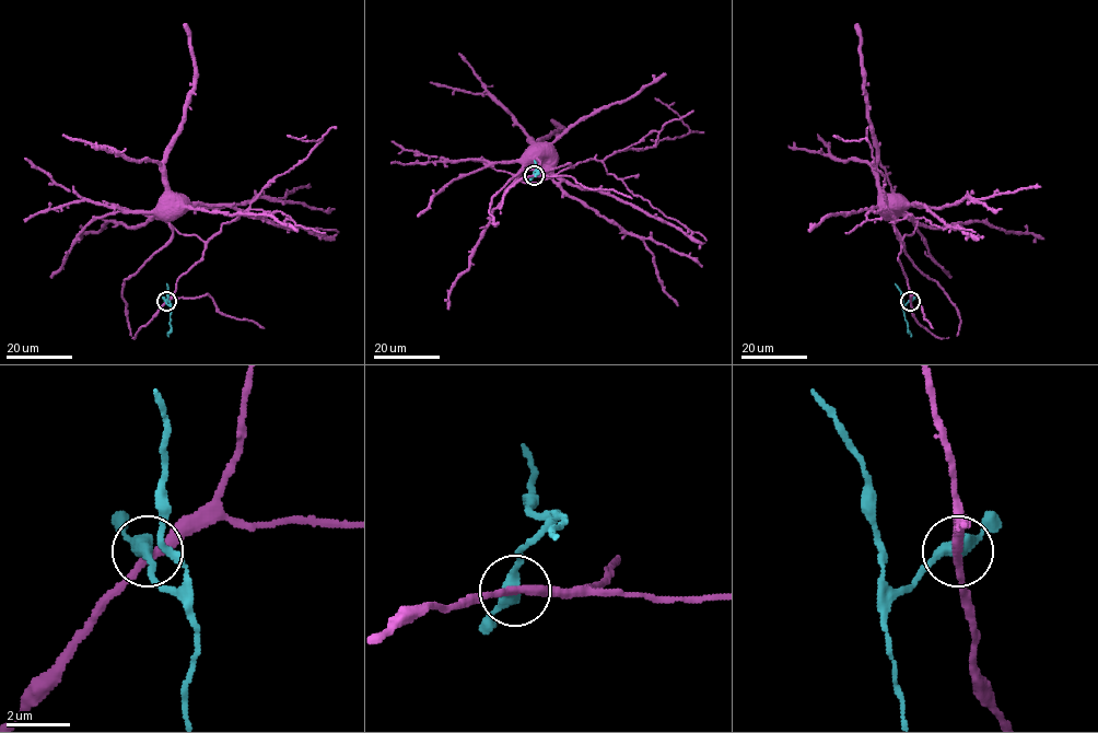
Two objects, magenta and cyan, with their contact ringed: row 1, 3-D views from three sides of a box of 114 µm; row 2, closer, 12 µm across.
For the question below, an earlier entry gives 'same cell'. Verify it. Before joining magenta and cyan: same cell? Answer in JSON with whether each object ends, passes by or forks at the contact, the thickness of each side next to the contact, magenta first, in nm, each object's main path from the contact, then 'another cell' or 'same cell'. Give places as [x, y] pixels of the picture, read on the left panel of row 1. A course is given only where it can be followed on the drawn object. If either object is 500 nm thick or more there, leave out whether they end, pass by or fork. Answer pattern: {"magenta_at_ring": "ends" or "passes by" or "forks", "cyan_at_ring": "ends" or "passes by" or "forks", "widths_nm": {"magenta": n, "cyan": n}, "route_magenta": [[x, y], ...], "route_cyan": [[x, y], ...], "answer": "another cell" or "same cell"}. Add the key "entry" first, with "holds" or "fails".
{"entry": "fails", "magenta_at_ring": "passes by", "cyan_at_ring": "passes by", "widths_nm": {"magenta": 280, "cyan": 380}, "route_magenta": [[166, 301], [205, 243], [150, 218], [171, 206], [246, 205], [310, 186]], "route_cyan": [[166, 301], [171, 309], [168, 336]], "answer": "another cell"}

